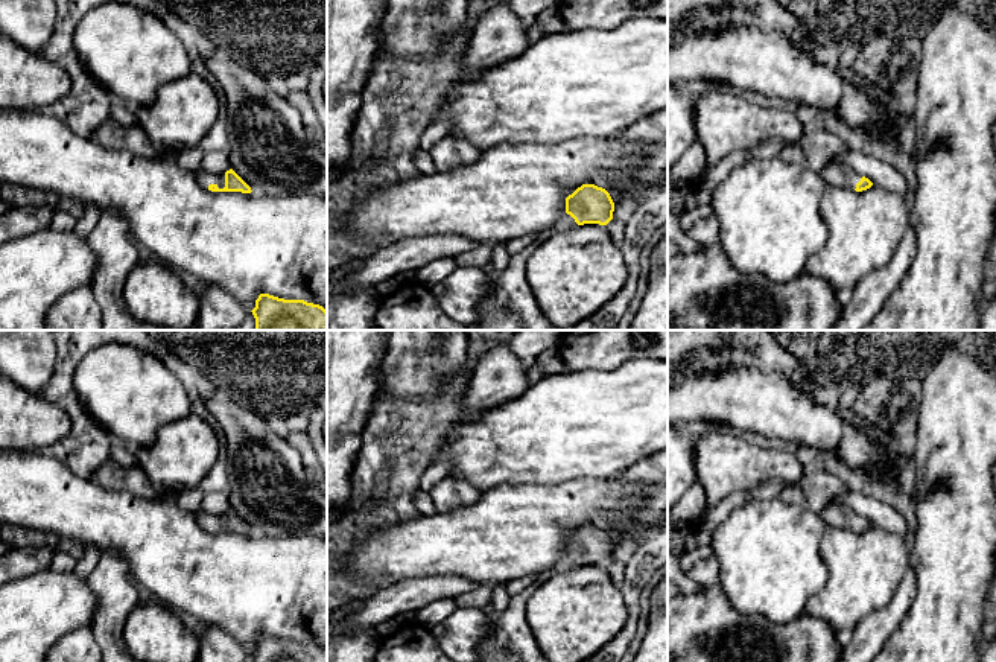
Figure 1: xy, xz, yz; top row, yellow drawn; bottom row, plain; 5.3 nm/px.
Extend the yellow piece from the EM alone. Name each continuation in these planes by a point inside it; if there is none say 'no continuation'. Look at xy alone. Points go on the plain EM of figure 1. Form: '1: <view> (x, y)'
1: xy (204, 519)

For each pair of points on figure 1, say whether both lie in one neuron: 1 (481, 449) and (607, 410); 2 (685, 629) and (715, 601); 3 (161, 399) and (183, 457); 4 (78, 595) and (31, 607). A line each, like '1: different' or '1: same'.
1: same
2: same
3: different
4: same

